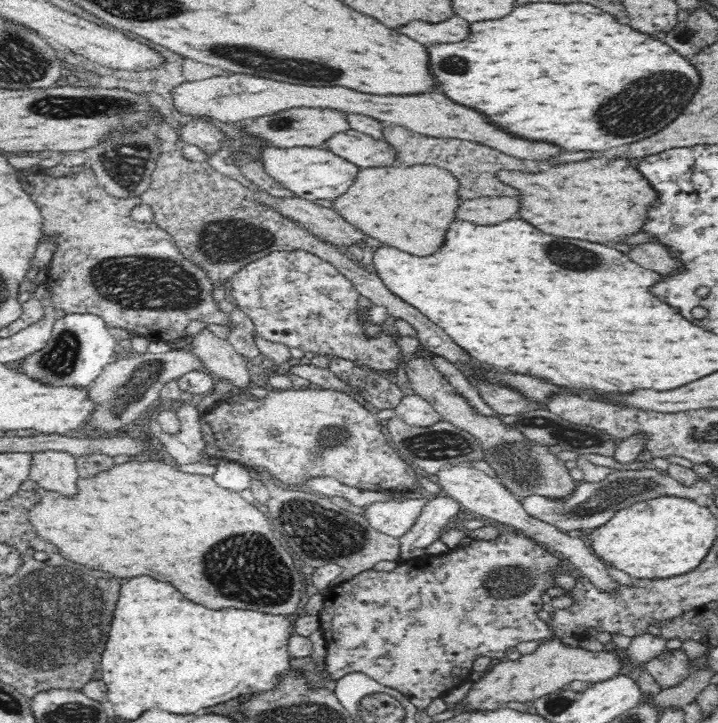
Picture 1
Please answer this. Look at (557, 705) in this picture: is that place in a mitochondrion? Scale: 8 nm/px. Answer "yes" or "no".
yes

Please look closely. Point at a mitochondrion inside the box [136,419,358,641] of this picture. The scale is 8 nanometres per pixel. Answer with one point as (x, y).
(268, 582)

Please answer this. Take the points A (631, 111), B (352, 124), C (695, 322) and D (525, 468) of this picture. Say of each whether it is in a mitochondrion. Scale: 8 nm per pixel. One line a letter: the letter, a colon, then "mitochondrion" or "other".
A: mitochondrion
B: other
C: other
D: mitochondrion

